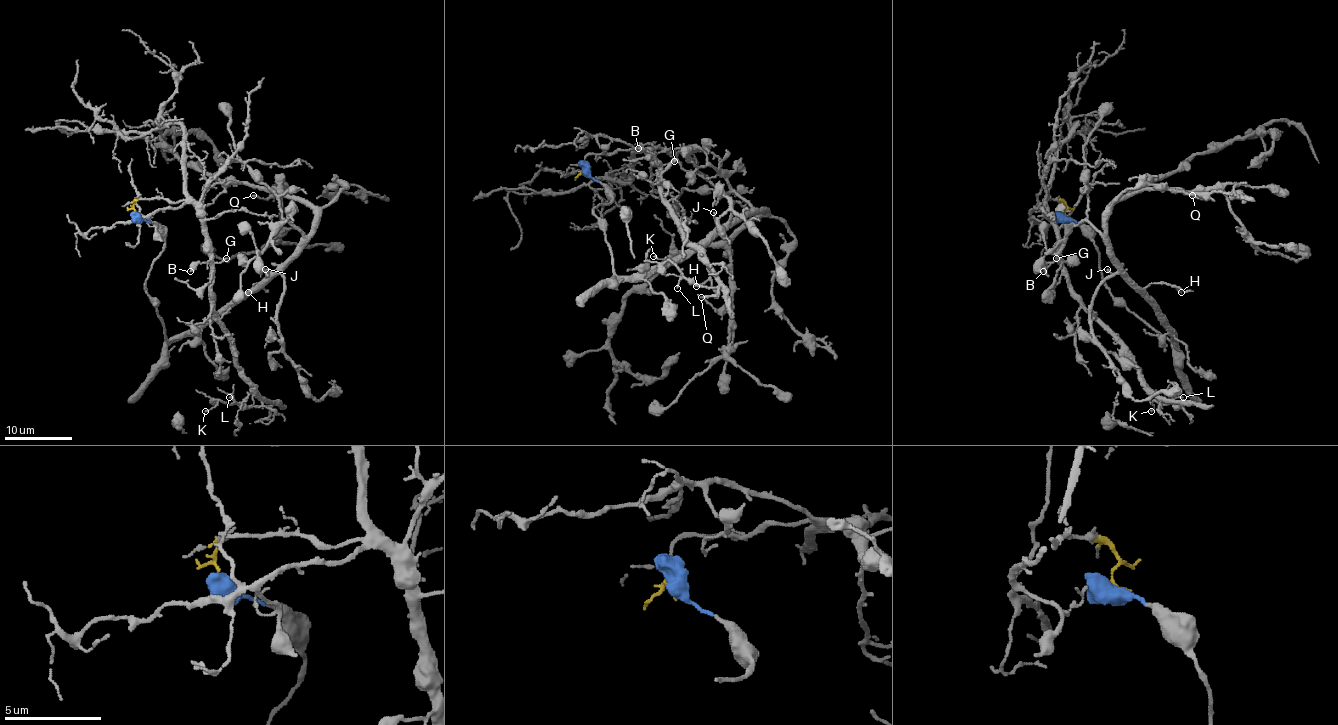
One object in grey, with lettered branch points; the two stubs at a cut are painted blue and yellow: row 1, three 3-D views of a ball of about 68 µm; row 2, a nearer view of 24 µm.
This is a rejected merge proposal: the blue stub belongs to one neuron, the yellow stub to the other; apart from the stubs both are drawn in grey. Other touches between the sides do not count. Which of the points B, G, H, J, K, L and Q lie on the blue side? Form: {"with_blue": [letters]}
{"with_blue": ["H", "J", "Q"]}

